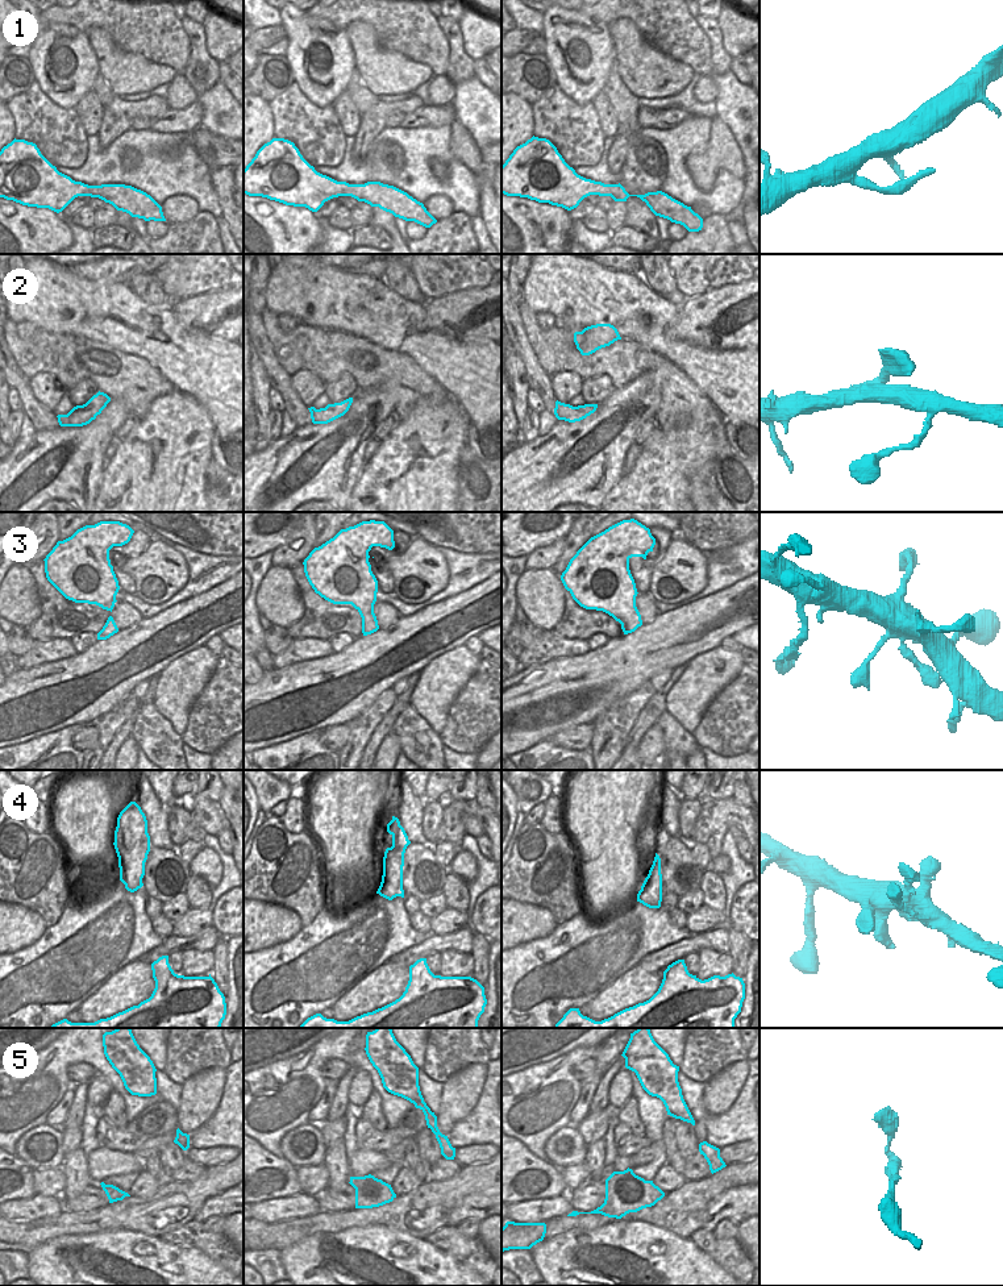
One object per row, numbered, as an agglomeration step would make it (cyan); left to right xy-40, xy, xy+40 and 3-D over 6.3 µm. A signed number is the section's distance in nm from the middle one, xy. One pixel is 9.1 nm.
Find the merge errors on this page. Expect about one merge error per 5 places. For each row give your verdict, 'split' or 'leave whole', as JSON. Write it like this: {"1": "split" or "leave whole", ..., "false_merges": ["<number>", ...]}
{"1": "leave whole", "2": "leave whole", "3": "leave whole", "4": "leave whole", "5": "leave whole", "false_merges": []}

